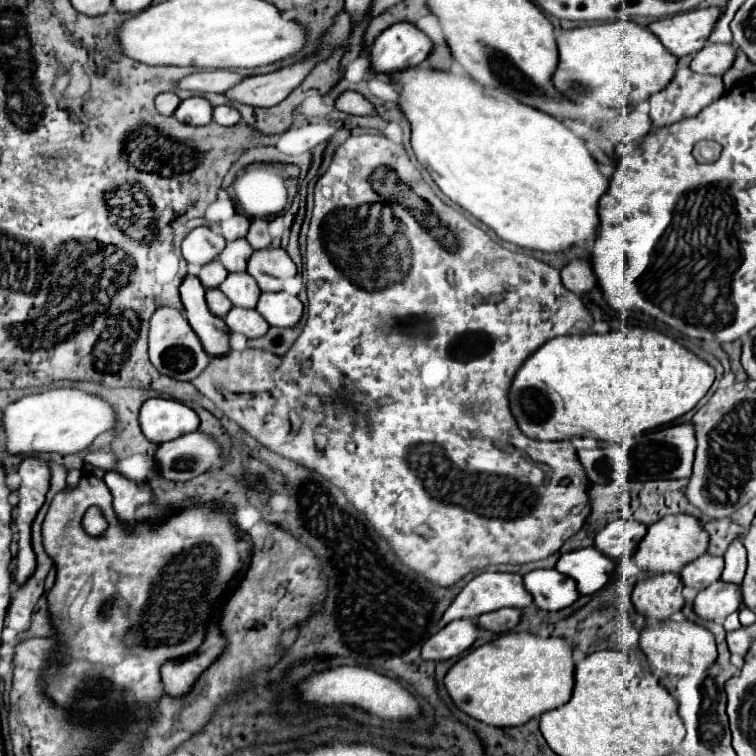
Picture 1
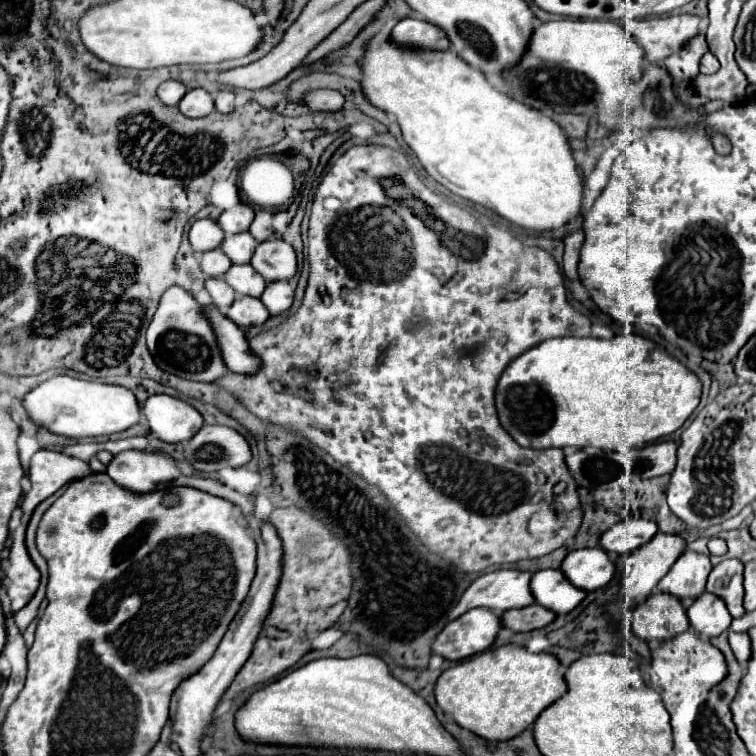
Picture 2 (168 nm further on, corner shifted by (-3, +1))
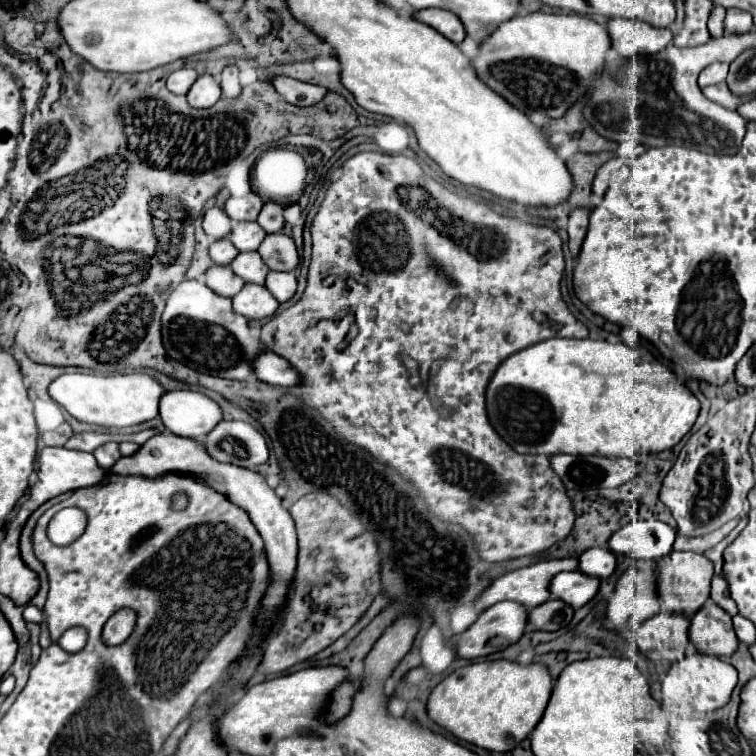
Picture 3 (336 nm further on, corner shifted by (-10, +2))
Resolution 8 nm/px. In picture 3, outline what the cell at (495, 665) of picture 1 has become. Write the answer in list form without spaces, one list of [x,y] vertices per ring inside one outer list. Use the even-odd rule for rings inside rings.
[[[501,659],[501,661],[483,661],[483,663],[473,663],[467,667],[457,669],[449,677],[445,677],[429,695],[427,703],[427,715],[431,717],[433,723],[449,731],[453,737],[467,741],[471,745],[477,745],[487,751],[495,753],[509,753],[515,749],[523,739],[529,737],[529,733],[535,729],[539,723],[547,701],[551,697],[553,681],[545,665],[541,663],[531,663],[531,665],[517,665],[513,661]]]

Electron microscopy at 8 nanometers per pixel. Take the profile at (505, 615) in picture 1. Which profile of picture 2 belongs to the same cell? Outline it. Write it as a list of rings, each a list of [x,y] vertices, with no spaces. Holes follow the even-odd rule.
[[[530,604],[526,608],[506,610],[500,618],[502,618],[502,626],[514,632],[530,632],[530,630],[538,630],[550,624],[556,618],[556,614],[540,604]]]

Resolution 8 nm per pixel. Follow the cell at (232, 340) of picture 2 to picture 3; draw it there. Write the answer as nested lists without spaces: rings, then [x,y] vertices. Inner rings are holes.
[[[267,351],[261,353],[259,359],[255,359],[255,377],[271,383],[275,387],[285,387],[285,389],[293,389],[301,383],[299,373],[293,369],[293,365],[289,361],[285,361],[283,357]]]

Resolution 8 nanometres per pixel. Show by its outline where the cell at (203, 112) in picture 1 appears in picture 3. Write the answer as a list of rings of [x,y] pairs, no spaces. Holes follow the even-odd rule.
[[[199,75],[187,93],[187,101],[197,107],[211,107],[221,99],[221,85],[211,75]]]

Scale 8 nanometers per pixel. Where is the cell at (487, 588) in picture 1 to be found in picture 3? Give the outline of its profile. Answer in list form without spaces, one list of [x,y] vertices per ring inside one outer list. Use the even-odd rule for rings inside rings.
[[[569,557],[569,559],[549,559],[549,561],[539,561],[535,565],[529,565],[529,567],[523,567],[523,569],[517,569],[517,571],[511,571],[511,573],[505,573],[501,575],[499,579],[493,581],[493,585],[489,589],[485,589],[485,593],[481,593],[479,597],[479,603],[477,603],[477,609],[479,611],[485,611],[489,609],[491,605],[499,603],[499,601],[505,601],[505,599],[511,599],[511,601],[517,601],[517,603],[523,603],[527,609],[533,609],[541,603],[545,603],[551,593],[549,593],[549,583],[551,579],[561,573],[561,571],[575,571],[579,569],[579,561],[575,557]]]

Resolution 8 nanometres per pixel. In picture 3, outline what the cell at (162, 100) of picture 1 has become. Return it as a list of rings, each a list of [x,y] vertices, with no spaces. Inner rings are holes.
[[[183,67],[179,71],[173,71],[167,77],[167,89],[177,95],[185,95],[191,89],[191,85],[195,83],[195,79],[197,79],[197,71],[191,67]]]

